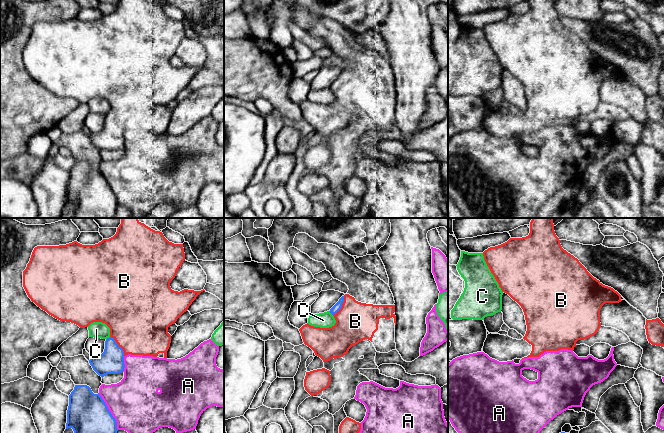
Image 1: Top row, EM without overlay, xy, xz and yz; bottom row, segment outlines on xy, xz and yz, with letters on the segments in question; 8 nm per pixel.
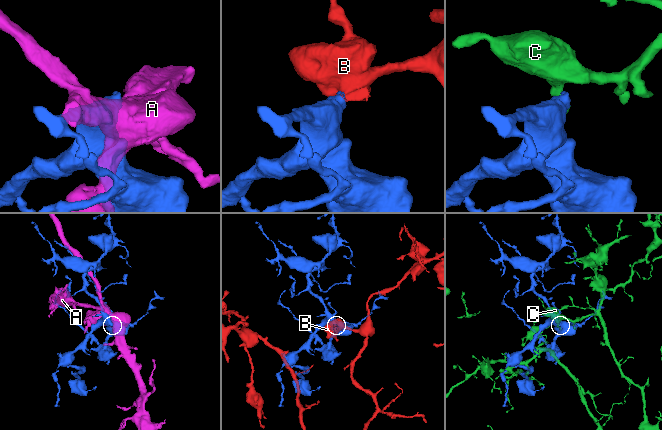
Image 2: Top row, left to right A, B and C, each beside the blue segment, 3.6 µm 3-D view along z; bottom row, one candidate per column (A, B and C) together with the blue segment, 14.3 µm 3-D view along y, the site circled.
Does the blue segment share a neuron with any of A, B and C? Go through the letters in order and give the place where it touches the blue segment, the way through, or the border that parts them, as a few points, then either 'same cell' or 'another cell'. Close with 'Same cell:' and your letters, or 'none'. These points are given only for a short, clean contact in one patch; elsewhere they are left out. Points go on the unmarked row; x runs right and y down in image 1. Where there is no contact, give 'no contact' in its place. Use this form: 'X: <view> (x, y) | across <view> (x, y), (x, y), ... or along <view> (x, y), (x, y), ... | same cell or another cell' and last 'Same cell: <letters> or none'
A: xy (109, 187) | another cell
B: xy (118, 122) | across xy (111, 137), (114, 127), (118, 122), (138, 98) | same cell
C: xz (330, 88) | another cell
Same cell: B

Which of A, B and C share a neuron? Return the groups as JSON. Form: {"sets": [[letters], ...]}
{"sets": [["A"], ["B"], ["C"]]}

